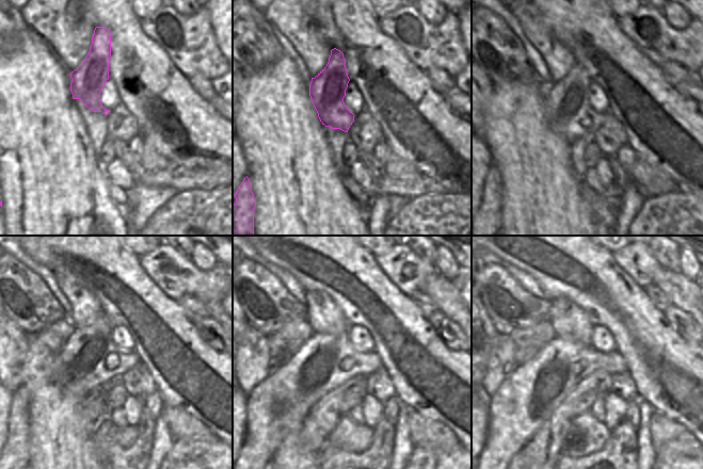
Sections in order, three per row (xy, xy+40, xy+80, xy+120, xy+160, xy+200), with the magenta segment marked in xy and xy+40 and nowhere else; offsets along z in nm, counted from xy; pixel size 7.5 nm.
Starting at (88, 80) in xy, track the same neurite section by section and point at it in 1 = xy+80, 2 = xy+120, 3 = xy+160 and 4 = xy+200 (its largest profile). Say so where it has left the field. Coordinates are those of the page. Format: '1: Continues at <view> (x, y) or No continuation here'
1: Continues at xy+80 (566, 106)
2: Continues at xy+120 (79, 367)
3: Continues at xy+160 (315, 370)
4: Continues at xy+200 (525, 401).

